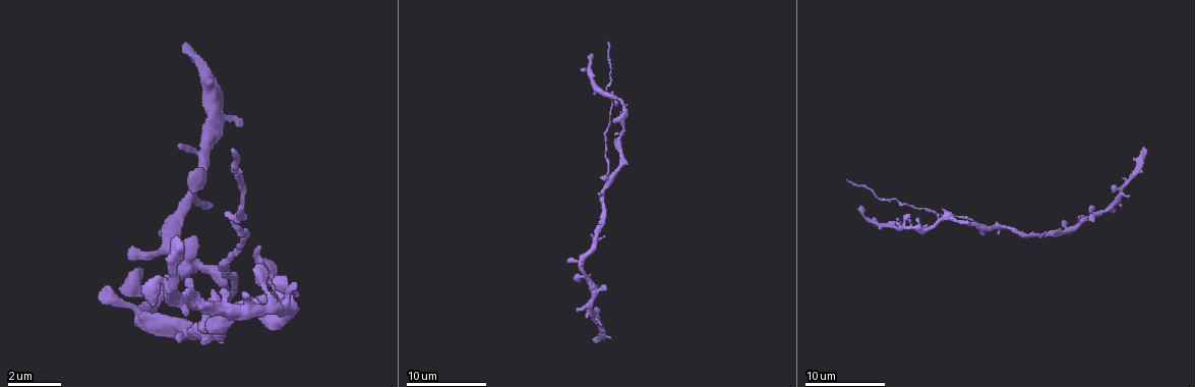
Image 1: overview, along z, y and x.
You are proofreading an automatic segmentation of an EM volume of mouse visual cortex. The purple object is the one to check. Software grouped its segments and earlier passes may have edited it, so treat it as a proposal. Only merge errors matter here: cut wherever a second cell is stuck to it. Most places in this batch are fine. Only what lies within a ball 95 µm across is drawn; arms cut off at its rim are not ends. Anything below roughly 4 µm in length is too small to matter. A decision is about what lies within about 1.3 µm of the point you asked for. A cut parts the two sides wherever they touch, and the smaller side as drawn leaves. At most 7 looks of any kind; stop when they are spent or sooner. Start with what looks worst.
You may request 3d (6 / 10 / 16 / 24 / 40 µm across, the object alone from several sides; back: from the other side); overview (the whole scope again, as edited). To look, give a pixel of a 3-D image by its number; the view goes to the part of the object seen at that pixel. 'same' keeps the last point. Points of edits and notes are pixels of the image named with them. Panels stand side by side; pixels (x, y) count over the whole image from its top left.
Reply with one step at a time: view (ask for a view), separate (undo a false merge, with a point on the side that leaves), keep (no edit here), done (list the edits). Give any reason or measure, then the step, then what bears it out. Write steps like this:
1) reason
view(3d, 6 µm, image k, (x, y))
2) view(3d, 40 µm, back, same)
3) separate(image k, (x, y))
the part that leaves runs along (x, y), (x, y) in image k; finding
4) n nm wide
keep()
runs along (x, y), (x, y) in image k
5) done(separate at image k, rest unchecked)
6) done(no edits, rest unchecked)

a fork
view(3d, 10 µm, image 1, (978, 228))

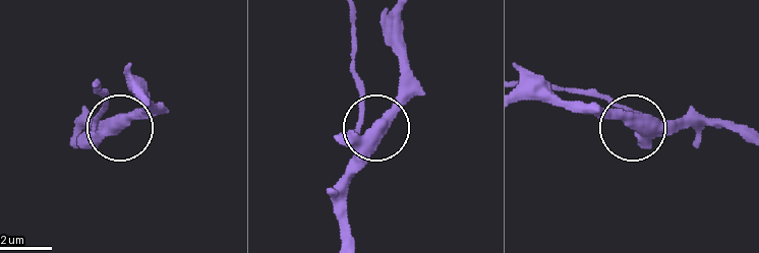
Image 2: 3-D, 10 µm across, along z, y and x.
other side
view(3d, 10 µm, back, image 2, (373, 132))

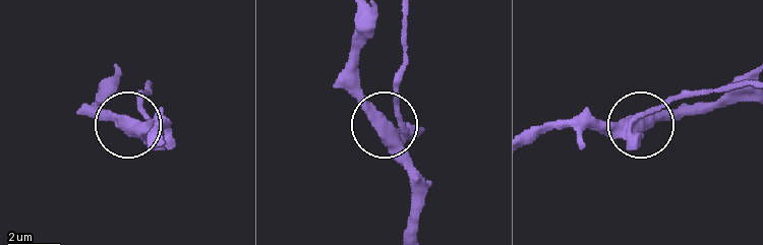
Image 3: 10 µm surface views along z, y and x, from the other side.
3 arms
separate(image 3, (138, 110))
two cells meet here

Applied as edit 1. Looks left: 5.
view(overview)

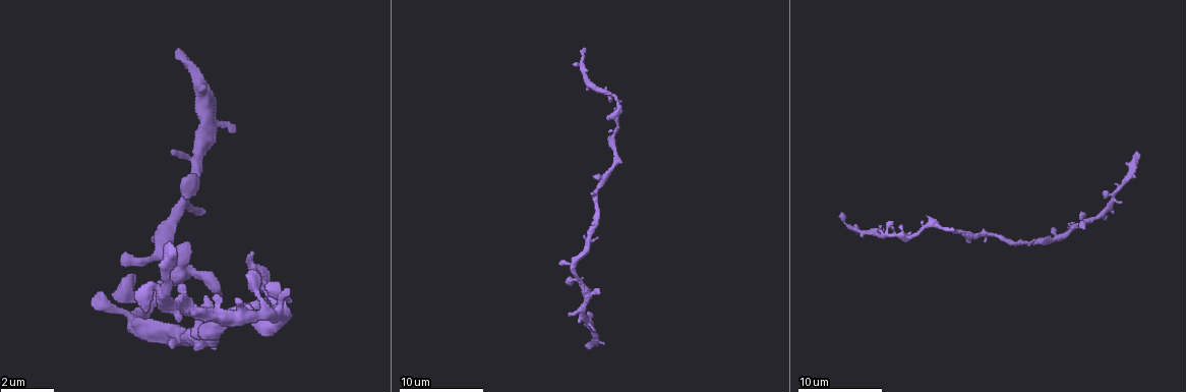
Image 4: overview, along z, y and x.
thick turns thin
view(3d, 10 µm, image 4, (615, 125))

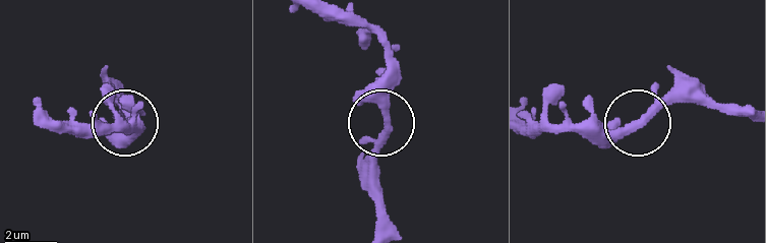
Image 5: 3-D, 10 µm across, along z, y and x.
view(3d, 10 µm, back, image 5, (637, 122))

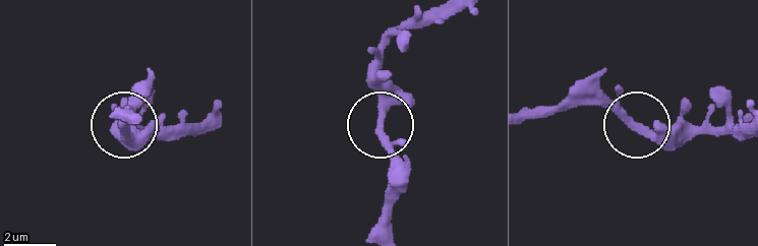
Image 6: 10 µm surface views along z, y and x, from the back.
keep()
all the same cell

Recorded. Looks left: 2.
view(3d, 6 µm, image 4, (587, 245))

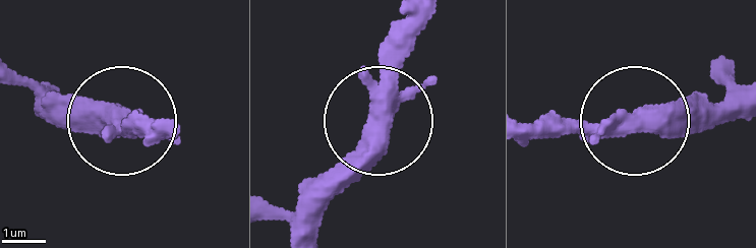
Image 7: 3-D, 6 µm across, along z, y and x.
view(3d, 6 µm, back, image 7, (641, 123))

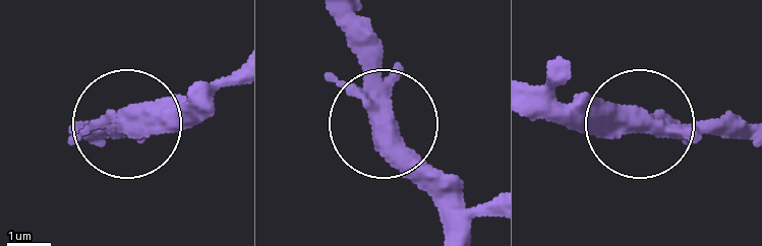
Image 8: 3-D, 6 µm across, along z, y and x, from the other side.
380 nm wide
keep()
all the same cell

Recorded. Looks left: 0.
done(separate at image 3, rest unchecked)

